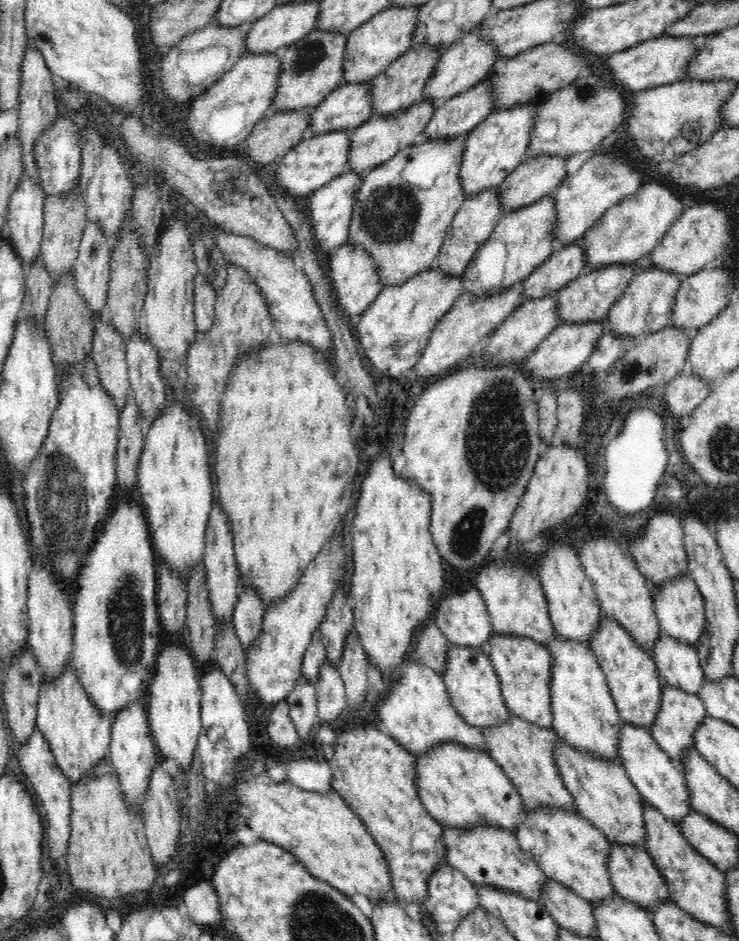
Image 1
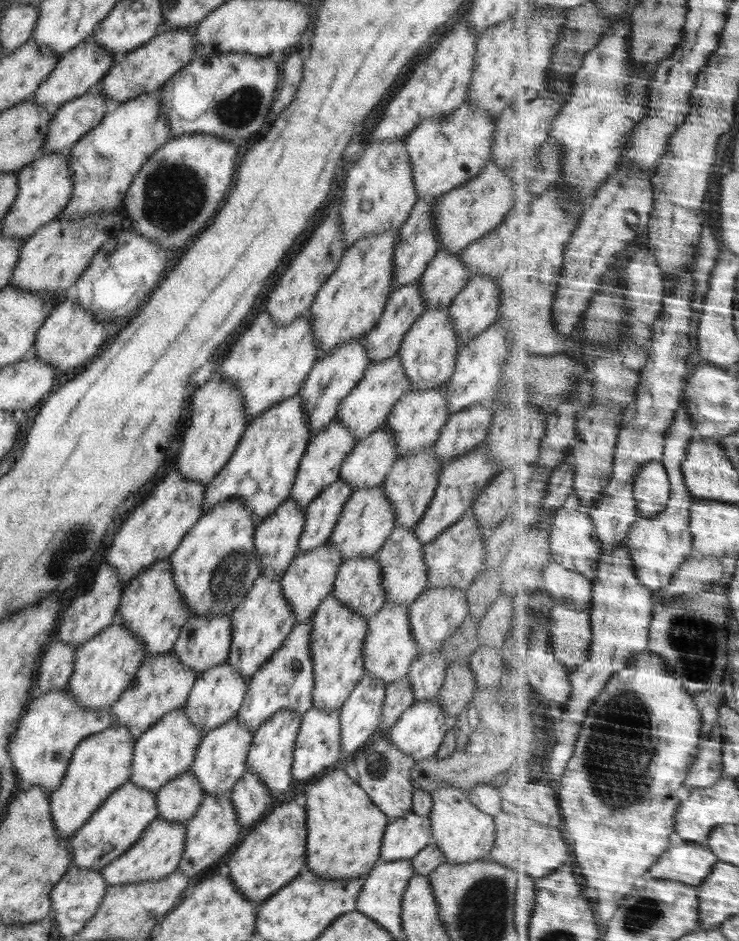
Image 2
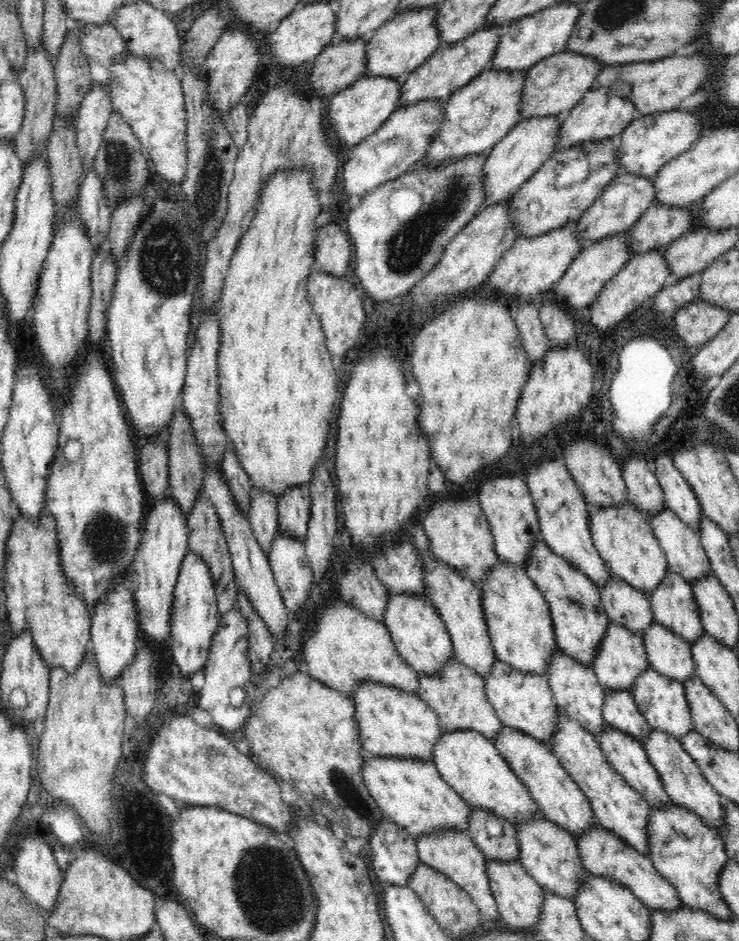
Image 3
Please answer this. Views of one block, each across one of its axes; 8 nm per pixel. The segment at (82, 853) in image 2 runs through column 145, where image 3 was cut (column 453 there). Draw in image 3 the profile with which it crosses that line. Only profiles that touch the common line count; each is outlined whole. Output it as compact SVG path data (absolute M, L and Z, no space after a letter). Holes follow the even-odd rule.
M374 756L364 758L362 770L365 786L385 817L405 828L415 839L438 830L468 831L473 808L443 780L432 761Z

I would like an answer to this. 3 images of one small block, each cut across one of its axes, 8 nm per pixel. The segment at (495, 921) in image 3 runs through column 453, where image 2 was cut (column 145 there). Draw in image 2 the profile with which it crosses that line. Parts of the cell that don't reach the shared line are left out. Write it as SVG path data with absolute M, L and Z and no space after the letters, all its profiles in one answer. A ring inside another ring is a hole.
M158 816L147 827L139 840L124 854L100 870L109 885L147 883L166 878L177 869L186 847L186 824L163 820Z

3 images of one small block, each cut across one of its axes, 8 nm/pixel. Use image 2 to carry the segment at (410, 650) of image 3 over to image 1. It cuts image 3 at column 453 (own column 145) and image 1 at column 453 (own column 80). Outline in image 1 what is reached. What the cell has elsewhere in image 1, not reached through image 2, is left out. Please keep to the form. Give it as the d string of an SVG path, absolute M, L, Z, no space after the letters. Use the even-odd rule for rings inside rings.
M450 644L442 680L446 685L451 703L464 720L479 729L496 727L512 715L506 706L501 684L495 668L484 648L462 647Z

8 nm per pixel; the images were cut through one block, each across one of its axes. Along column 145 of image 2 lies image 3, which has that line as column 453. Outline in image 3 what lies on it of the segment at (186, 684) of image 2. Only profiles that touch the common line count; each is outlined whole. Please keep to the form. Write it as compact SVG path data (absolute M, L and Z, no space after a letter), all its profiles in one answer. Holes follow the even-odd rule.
M455 656L438 672L438 674L424 674L418 672L420 688L416 696L420 697L440 719L440 725L445 732L456 730L474 730L494 741L498 732L505 724L496 714L492 703L486 697L486 681L471 668L464 666Z

